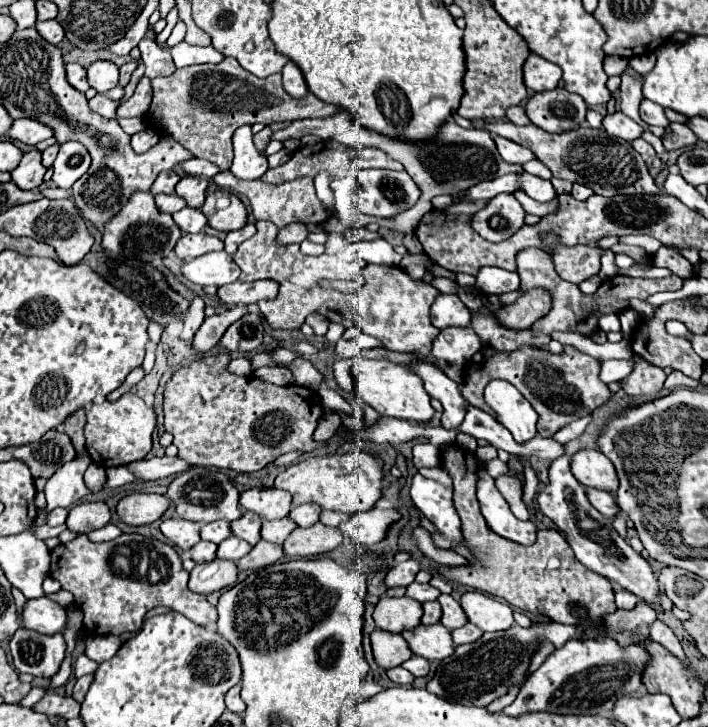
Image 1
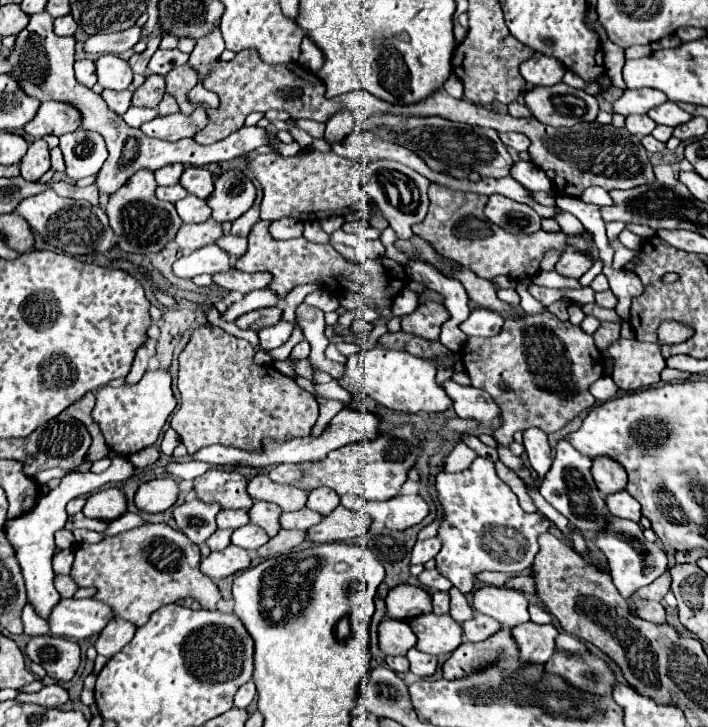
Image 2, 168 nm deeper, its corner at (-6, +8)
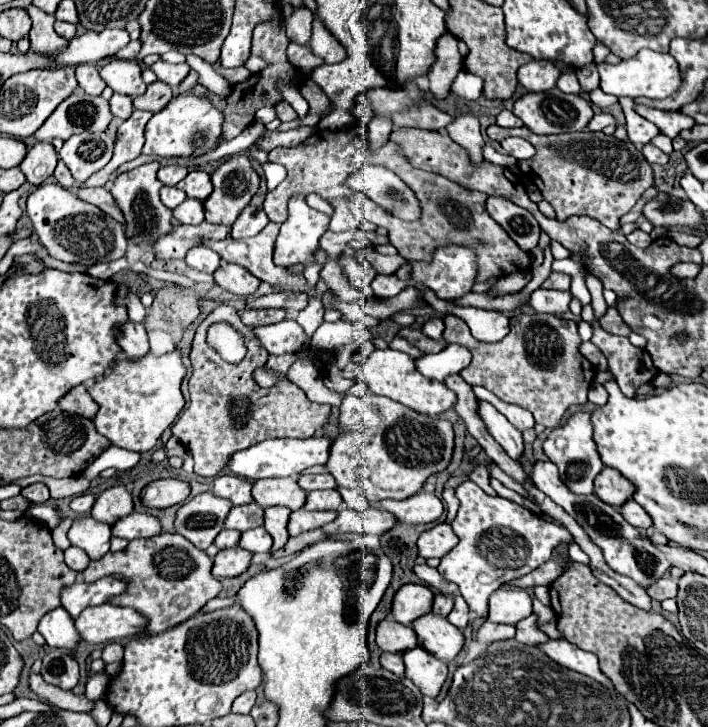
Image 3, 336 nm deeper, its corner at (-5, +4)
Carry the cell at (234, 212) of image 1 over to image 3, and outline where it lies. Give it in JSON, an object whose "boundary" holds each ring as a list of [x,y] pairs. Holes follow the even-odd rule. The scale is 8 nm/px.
{"boundary":[[[232,156],[228,162],[224,162],[214,174],[212,174],[212,184],[214,192],[204,200],[204,210],[206,210],[206,220],[212,224],[222,224],[222,226],[232,226],[236,218],[242,214],[242,210],[250,204],[252,196],[258,190],[260,178],[250,166],[248,156]]]}

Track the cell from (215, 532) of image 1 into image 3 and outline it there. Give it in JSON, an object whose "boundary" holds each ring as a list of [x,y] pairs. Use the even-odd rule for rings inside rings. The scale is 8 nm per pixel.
{"boundary":[[[256,502],[252,504],[246,504],[246,506],[234,506],[230,512],[228,512],[228,518],[224,522],[226,528],[230,530],[250,530],[250,528],[258,528],[264,524],[264,518],[262,518],[262,508],[256,506]]]}

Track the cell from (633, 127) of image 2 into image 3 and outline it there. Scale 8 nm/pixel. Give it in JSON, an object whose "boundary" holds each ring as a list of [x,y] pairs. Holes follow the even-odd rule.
{"boundary":[[[619,97],[623,113],[626,114],[626,130],[628,130],[628,138],[636,144],[636,146],[644,146],[648,144],[656,134],[660,134],[660,130],[648,122],[646,118],[642,118],[636,110],[634,110],[634,102],[629,97]]]}

